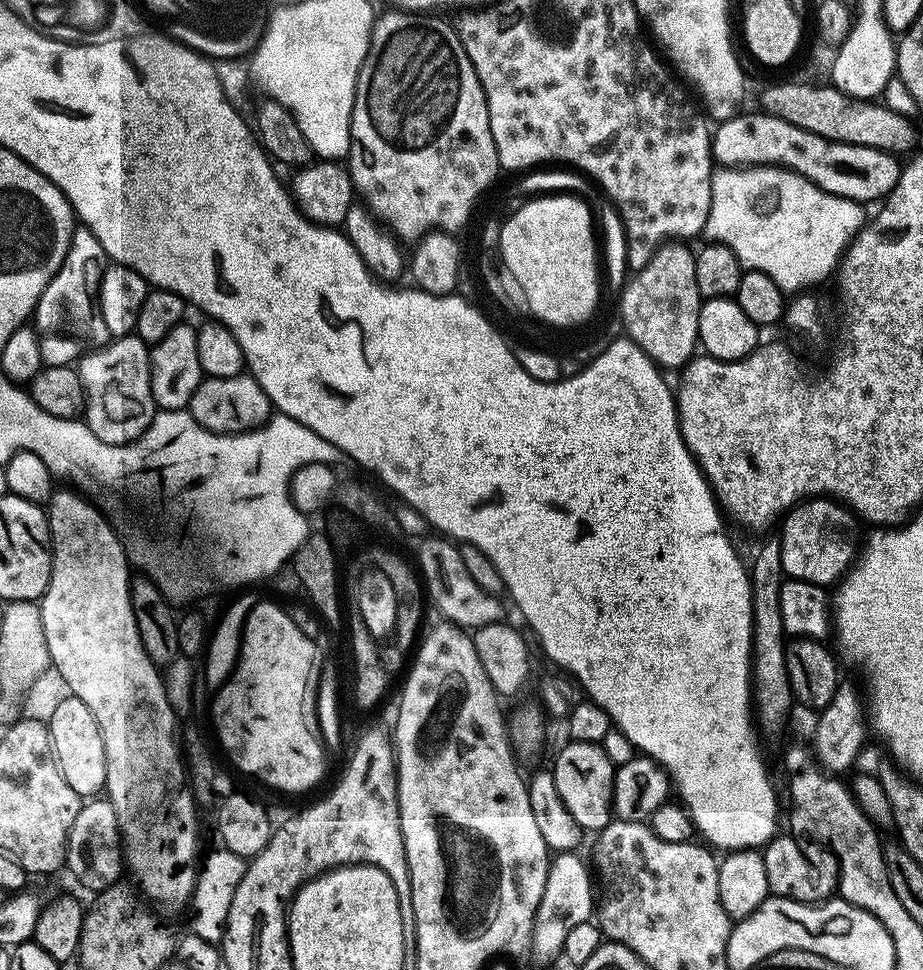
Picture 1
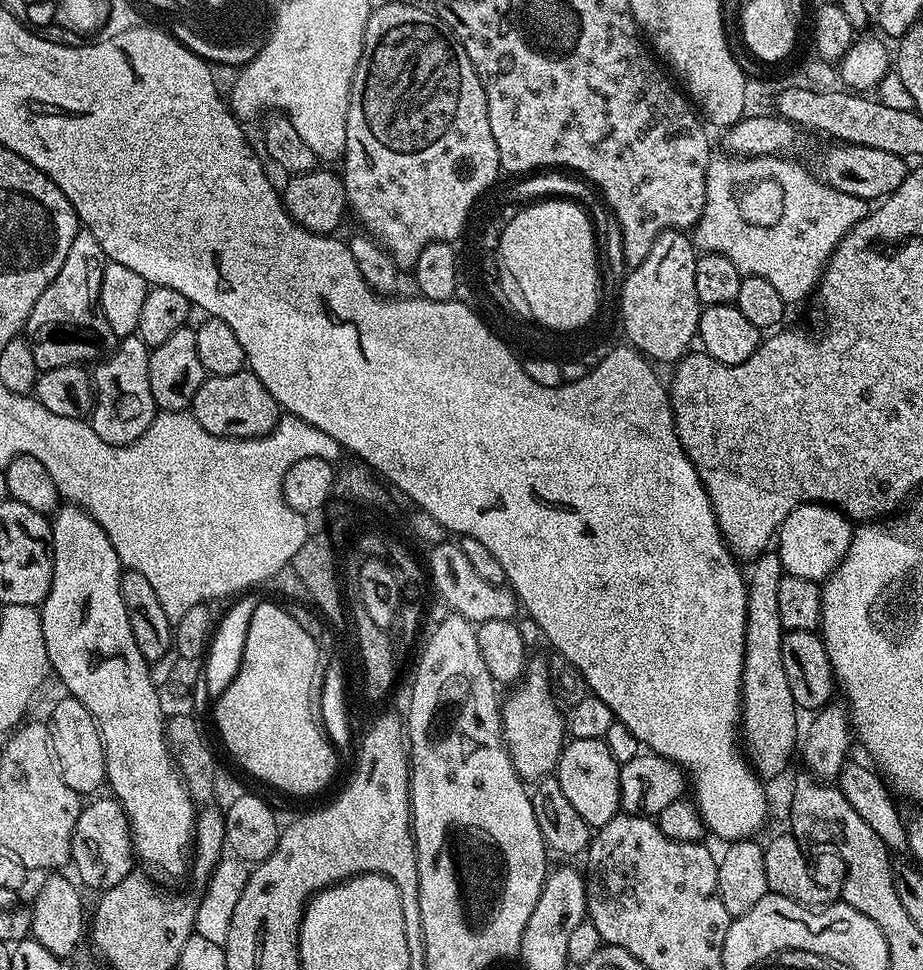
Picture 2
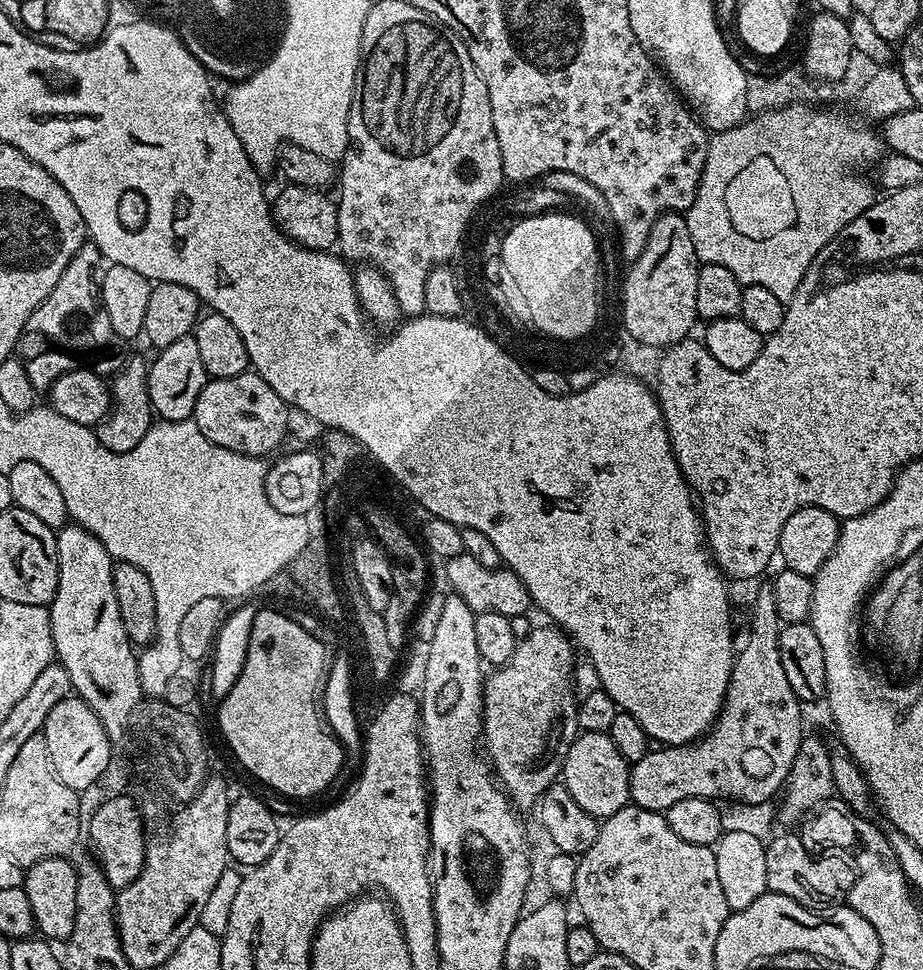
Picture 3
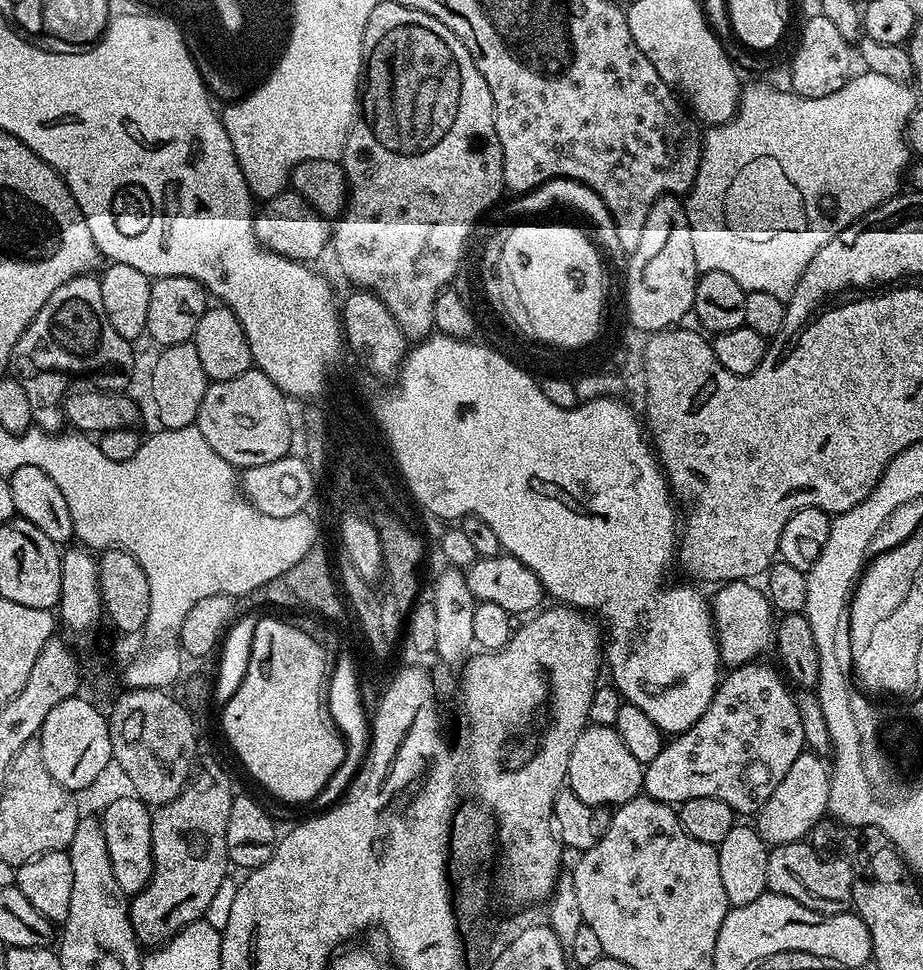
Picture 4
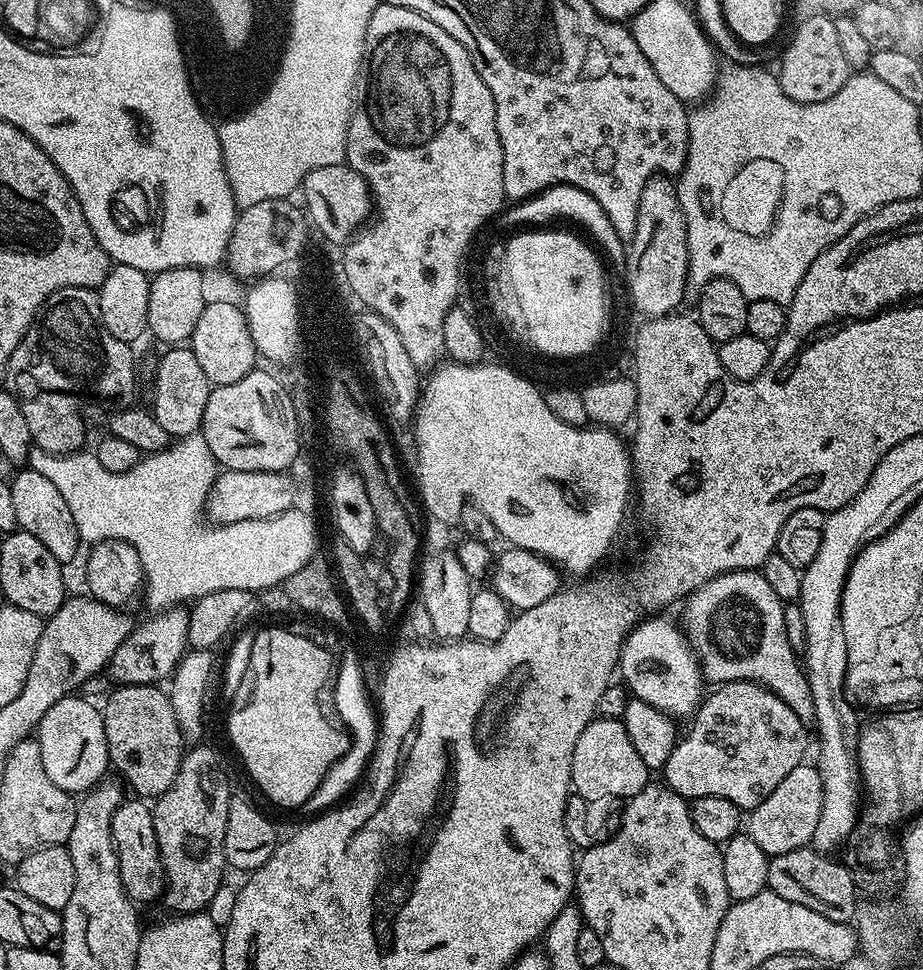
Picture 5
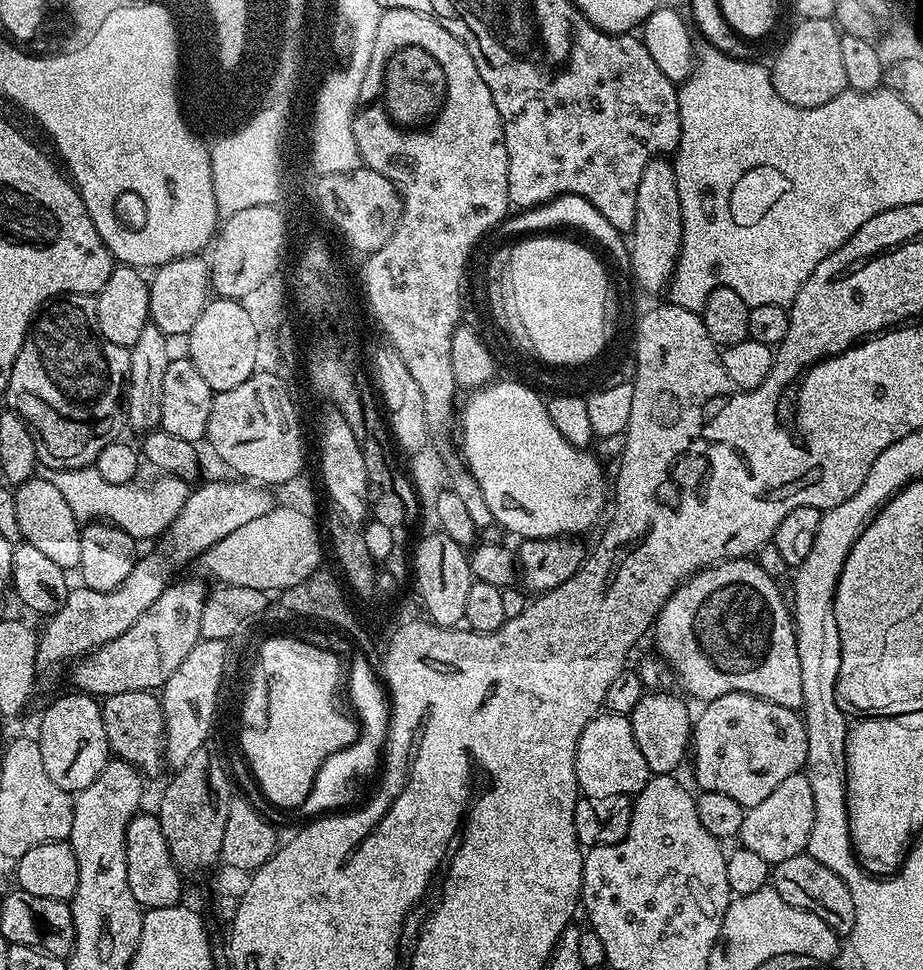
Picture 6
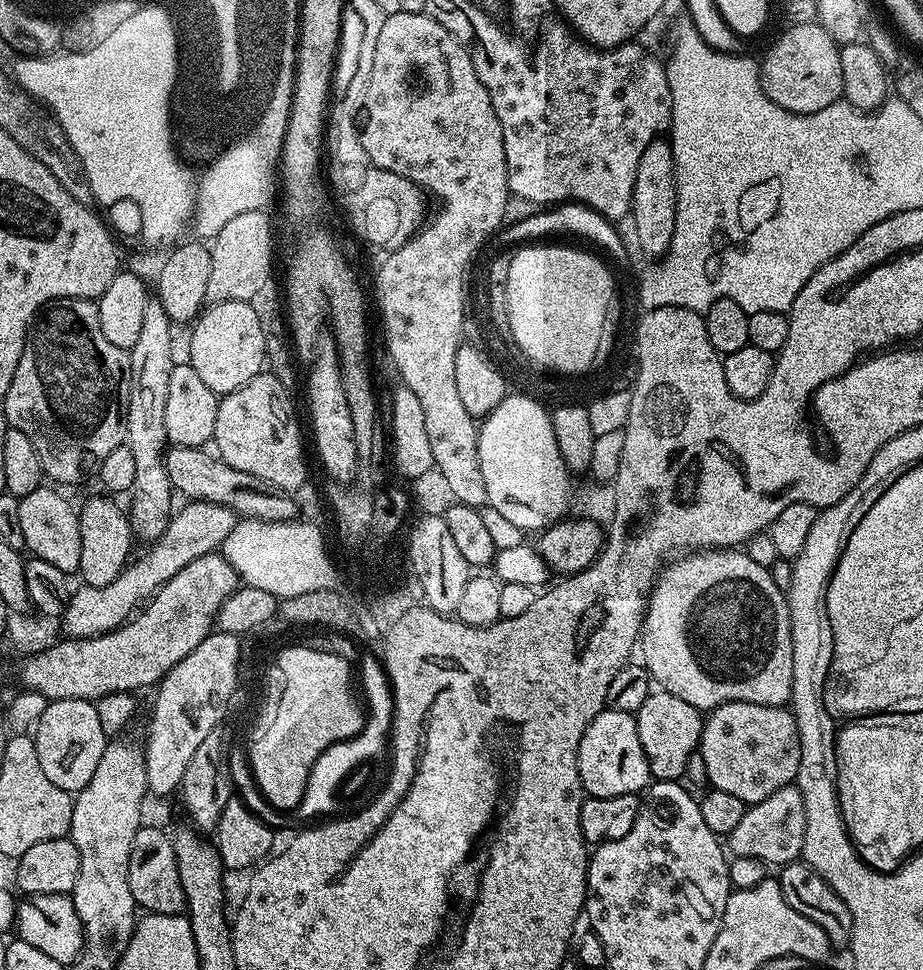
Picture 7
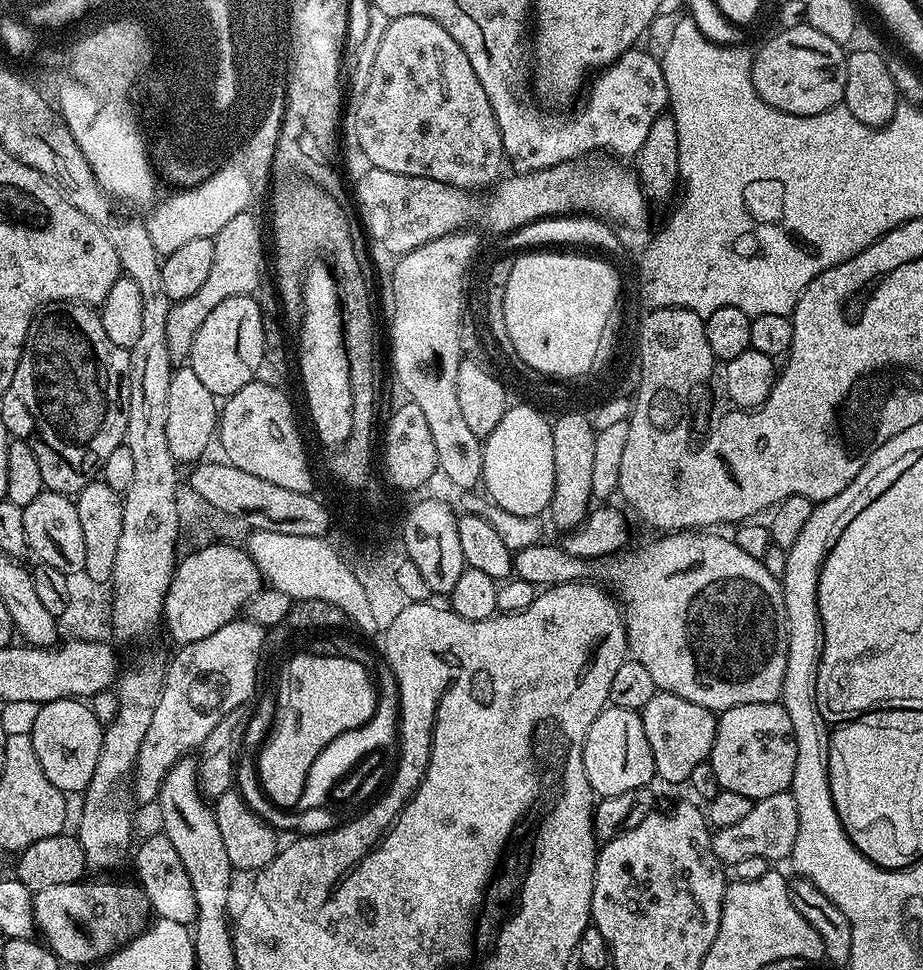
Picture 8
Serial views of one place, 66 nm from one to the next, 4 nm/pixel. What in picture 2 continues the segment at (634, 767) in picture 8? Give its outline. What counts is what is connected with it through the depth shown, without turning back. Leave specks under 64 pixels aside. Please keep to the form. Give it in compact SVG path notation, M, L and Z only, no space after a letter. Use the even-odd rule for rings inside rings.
M569 739L560 752L554 773L558 786L562 786L562 794L566 794L570 806L574 806L574 810L578 810L578 814L594 830L610 823L621 811L620 766L603 740Z

